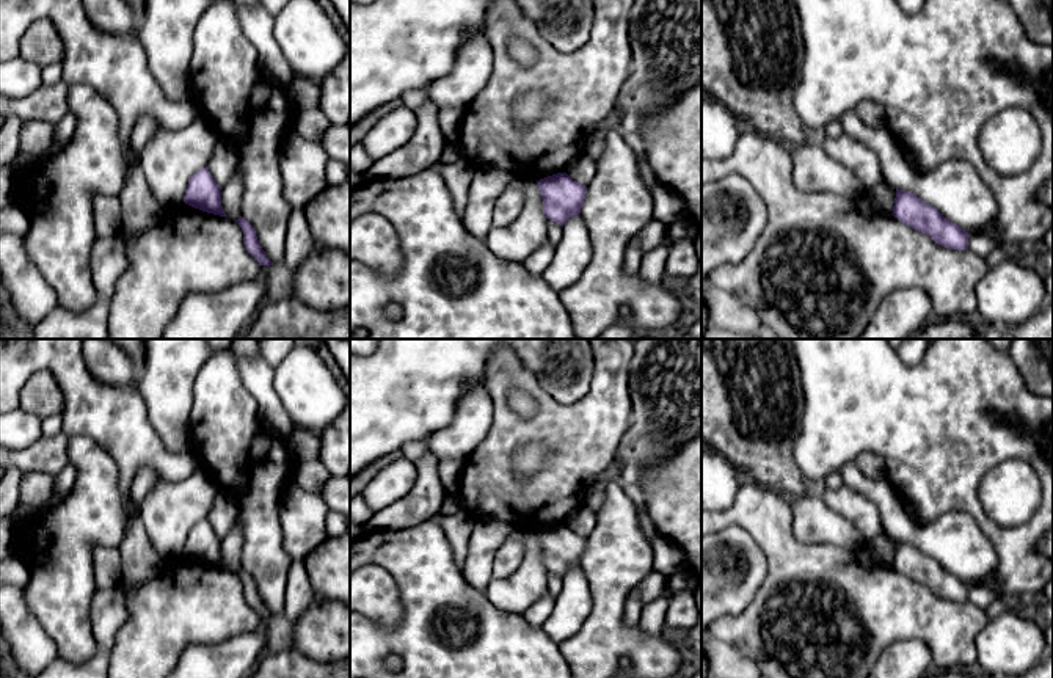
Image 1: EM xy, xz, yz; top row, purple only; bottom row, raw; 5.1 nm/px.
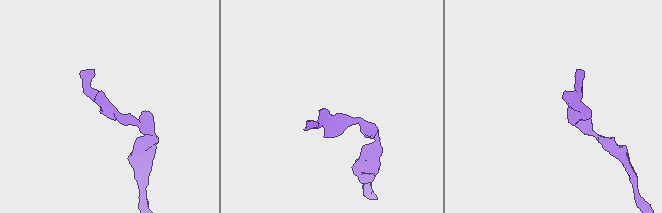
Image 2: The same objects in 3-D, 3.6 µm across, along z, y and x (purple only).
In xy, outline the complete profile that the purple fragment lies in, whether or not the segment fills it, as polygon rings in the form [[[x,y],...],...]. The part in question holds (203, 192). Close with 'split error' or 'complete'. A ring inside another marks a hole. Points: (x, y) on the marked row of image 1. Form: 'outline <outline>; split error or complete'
outline [[[207,166],[190,177],[184,202],[202,212],[226,217],[221,206],[221,187],[215,182]]]; complete

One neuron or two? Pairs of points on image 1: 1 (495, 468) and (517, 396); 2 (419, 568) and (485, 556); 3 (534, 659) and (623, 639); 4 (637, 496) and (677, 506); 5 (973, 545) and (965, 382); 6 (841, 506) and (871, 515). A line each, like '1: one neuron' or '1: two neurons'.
1: two neurons
2: two neurons
3: two neurons
4: two neurons
5: two neurons
6: one neuron

